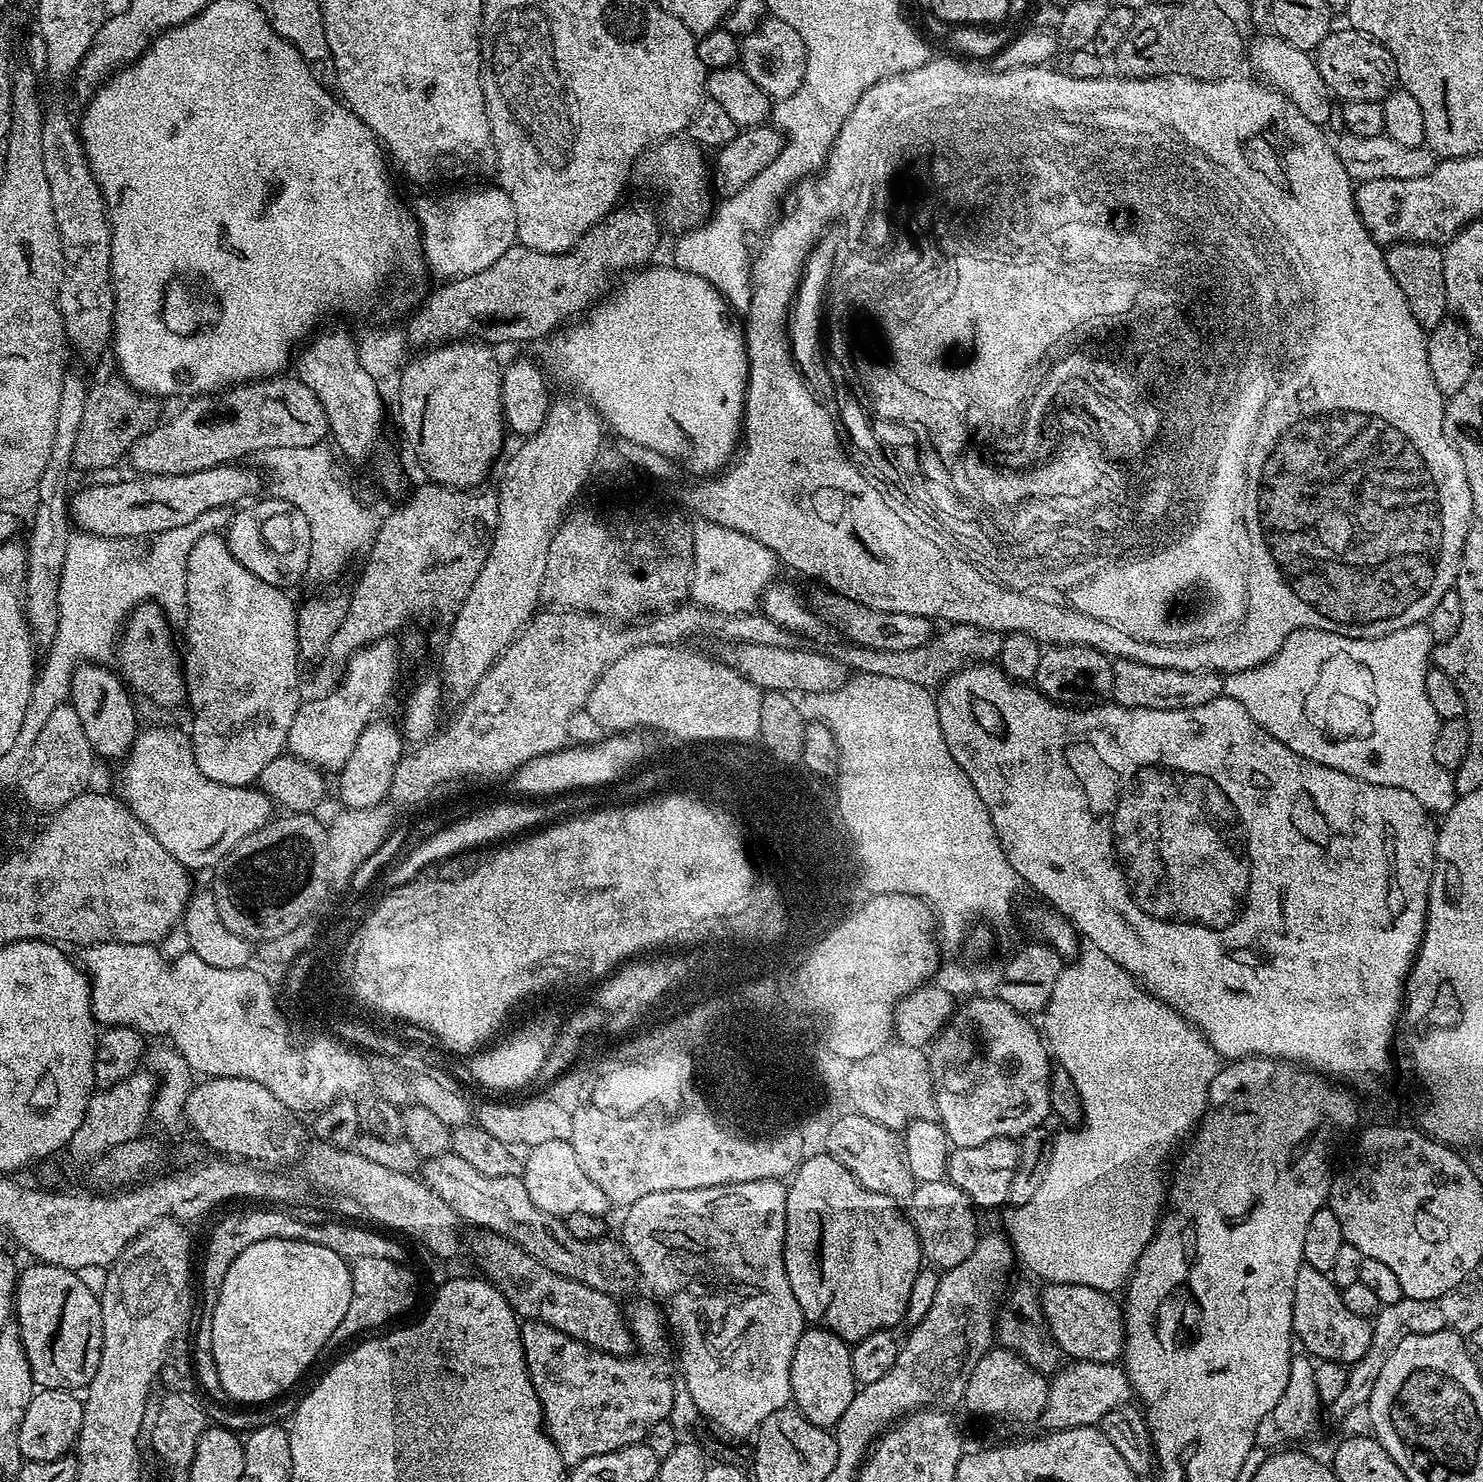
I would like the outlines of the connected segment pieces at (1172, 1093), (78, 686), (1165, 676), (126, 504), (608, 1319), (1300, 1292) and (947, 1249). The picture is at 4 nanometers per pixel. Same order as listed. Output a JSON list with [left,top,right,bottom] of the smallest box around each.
[[1006,944,1222,1294],[68,662,138,758],[1110,660,1224,710],[70,466,248,541],[472,1230,635,1356],[1292,1264,1372,1366],[910,1179,978,1270]]

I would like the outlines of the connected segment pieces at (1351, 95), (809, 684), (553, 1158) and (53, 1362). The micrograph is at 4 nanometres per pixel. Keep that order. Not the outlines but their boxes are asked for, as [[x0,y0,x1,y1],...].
[[1314,26,1398,101],[736,644,848,696],[522,1138,610,1218],[14,1262,104,1388]]

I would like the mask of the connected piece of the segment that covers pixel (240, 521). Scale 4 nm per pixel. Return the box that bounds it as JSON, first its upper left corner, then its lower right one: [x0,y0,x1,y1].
[226,499,312,589]

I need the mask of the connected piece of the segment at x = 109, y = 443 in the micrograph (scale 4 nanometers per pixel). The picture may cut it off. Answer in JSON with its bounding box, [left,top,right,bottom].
[72,378,161,472]

